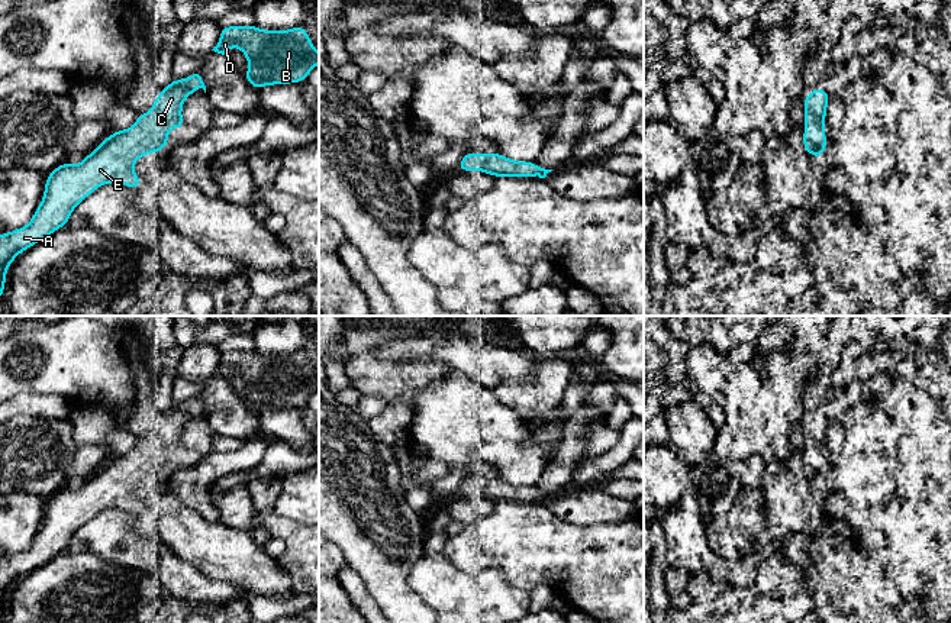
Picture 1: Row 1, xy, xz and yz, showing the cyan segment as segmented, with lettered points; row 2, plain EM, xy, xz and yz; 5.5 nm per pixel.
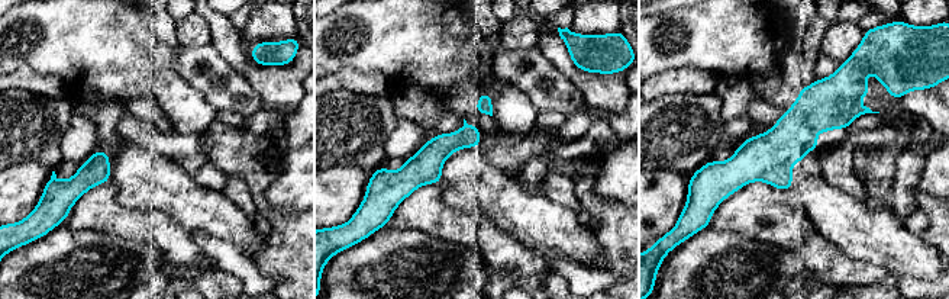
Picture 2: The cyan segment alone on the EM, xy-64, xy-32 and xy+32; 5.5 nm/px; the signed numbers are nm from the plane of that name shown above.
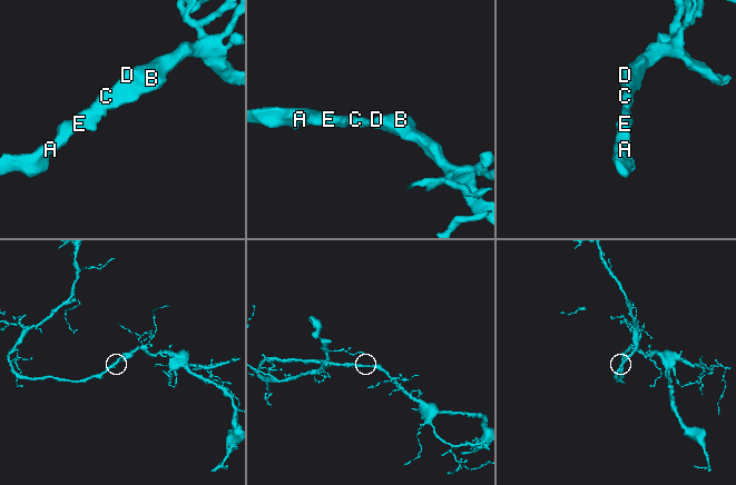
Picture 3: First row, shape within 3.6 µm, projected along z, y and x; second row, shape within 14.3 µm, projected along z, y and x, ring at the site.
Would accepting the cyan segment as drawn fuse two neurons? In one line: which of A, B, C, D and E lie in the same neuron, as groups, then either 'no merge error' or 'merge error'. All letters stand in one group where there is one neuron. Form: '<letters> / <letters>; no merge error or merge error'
A B C D E; no merge error

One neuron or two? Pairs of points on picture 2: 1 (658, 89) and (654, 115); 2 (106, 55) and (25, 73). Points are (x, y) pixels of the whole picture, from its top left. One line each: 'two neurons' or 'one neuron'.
1: two neurons
2: two neurons

